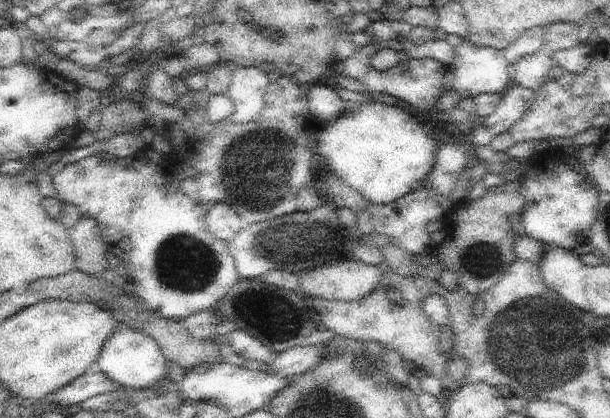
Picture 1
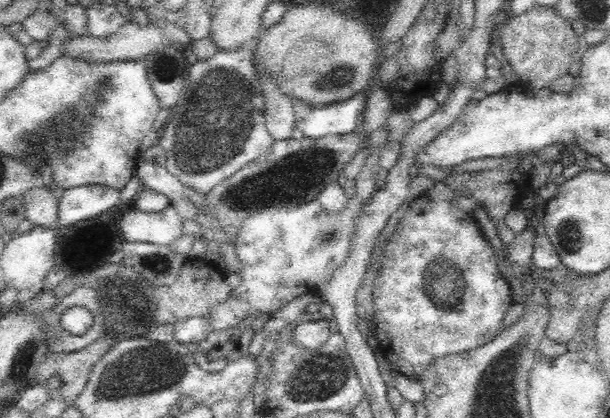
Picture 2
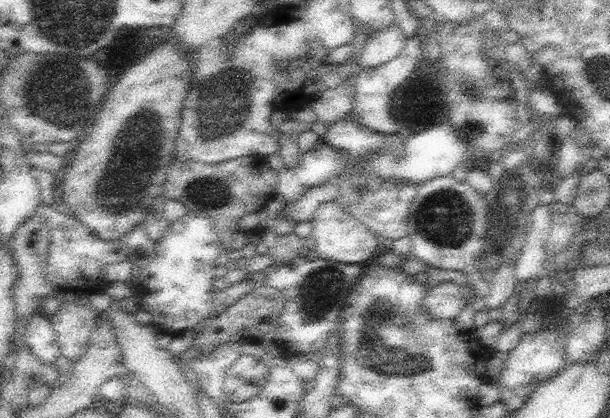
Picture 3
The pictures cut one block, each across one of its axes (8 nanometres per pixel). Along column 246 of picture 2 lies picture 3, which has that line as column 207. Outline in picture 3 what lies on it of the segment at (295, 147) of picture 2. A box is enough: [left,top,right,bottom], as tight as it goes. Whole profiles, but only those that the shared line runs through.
[163,156,279,254]

